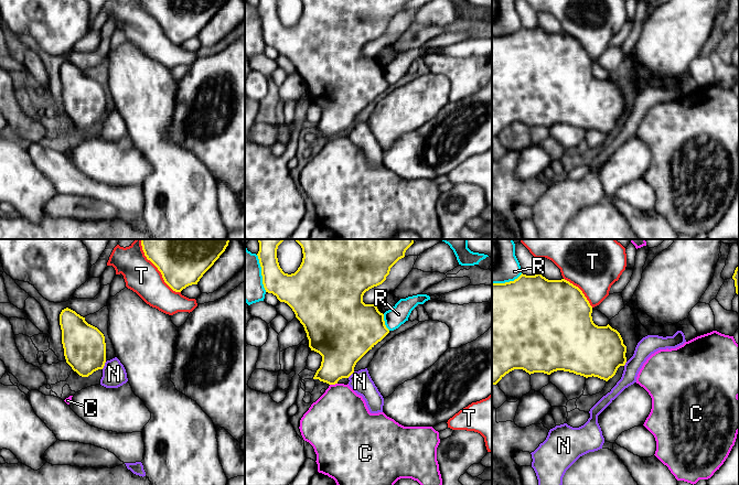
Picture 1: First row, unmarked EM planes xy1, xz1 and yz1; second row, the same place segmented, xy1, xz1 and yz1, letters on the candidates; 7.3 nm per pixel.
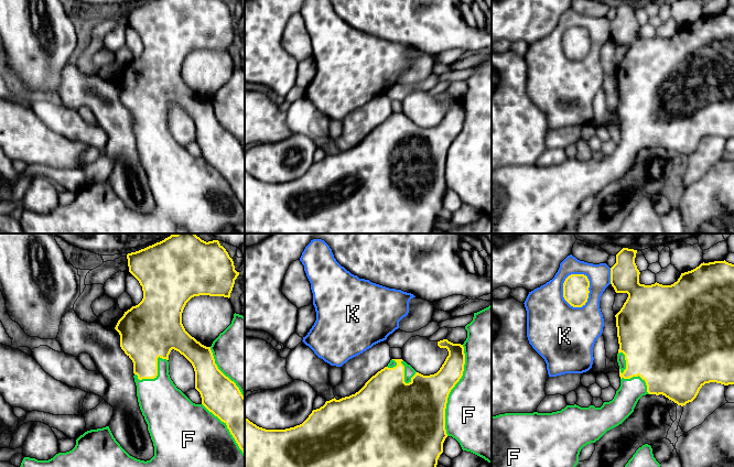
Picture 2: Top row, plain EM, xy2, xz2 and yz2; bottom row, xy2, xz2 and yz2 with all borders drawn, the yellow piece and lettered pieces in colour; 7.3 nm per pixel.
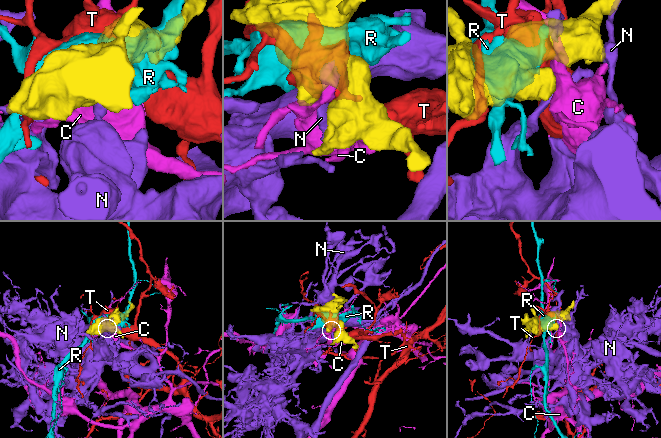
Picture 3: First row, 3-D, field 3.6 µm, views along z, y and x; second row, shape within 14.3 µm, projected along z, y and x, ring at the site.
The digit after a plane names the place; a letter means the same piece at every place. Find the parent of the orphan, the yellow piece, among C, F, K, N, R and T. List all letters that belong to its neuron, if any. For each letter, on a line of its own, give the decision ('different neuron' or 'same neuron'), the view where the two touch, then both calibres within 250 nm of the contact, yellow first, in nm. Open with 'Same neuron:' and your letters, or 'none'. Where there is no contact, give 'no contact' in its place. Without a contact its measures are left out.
Same neuron: F
C: different neuron | xz1 | 280/420 nm
F: same neuron | xz2 | 360/480 nm
K: different neuron | yz2 | 190/400 nm
N: different neuron | xy1 | 300/180 nm
R: different neuron | xz1 | 400/140 nm
T: different neuron | xy1 | 300/240 nm

